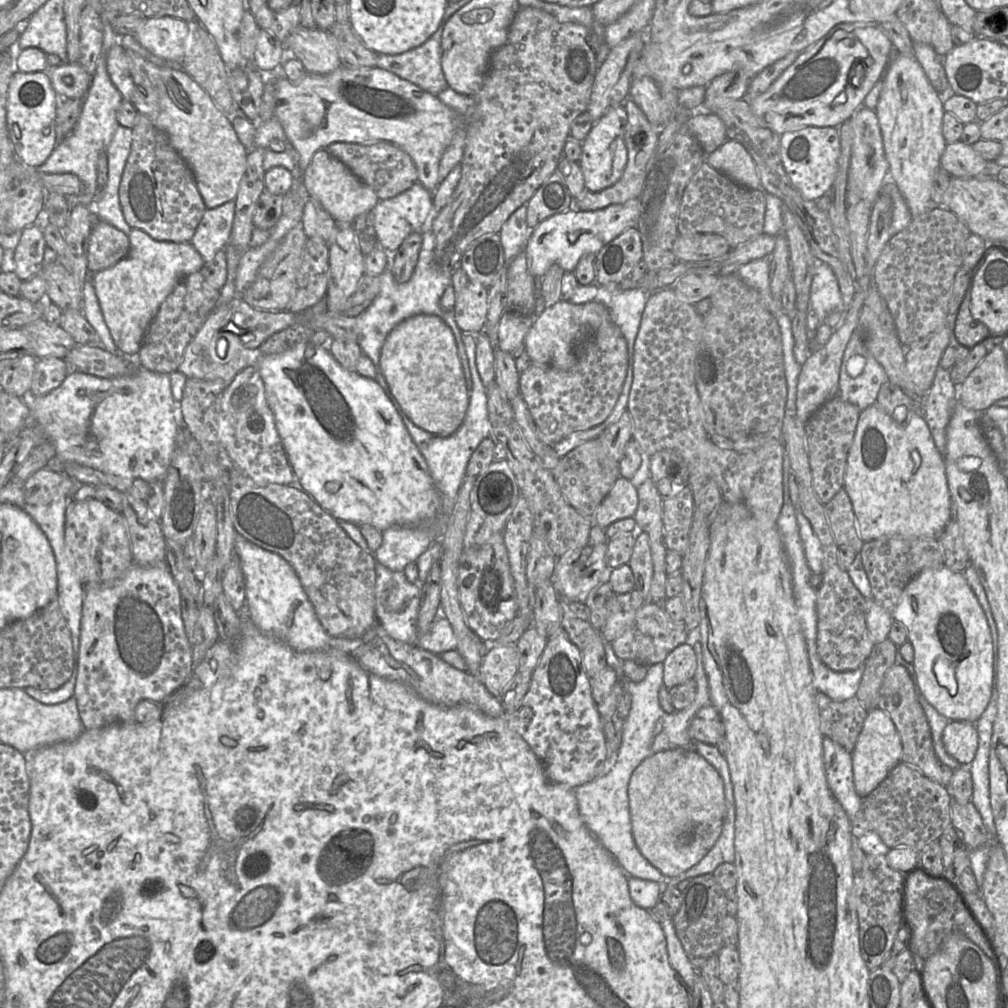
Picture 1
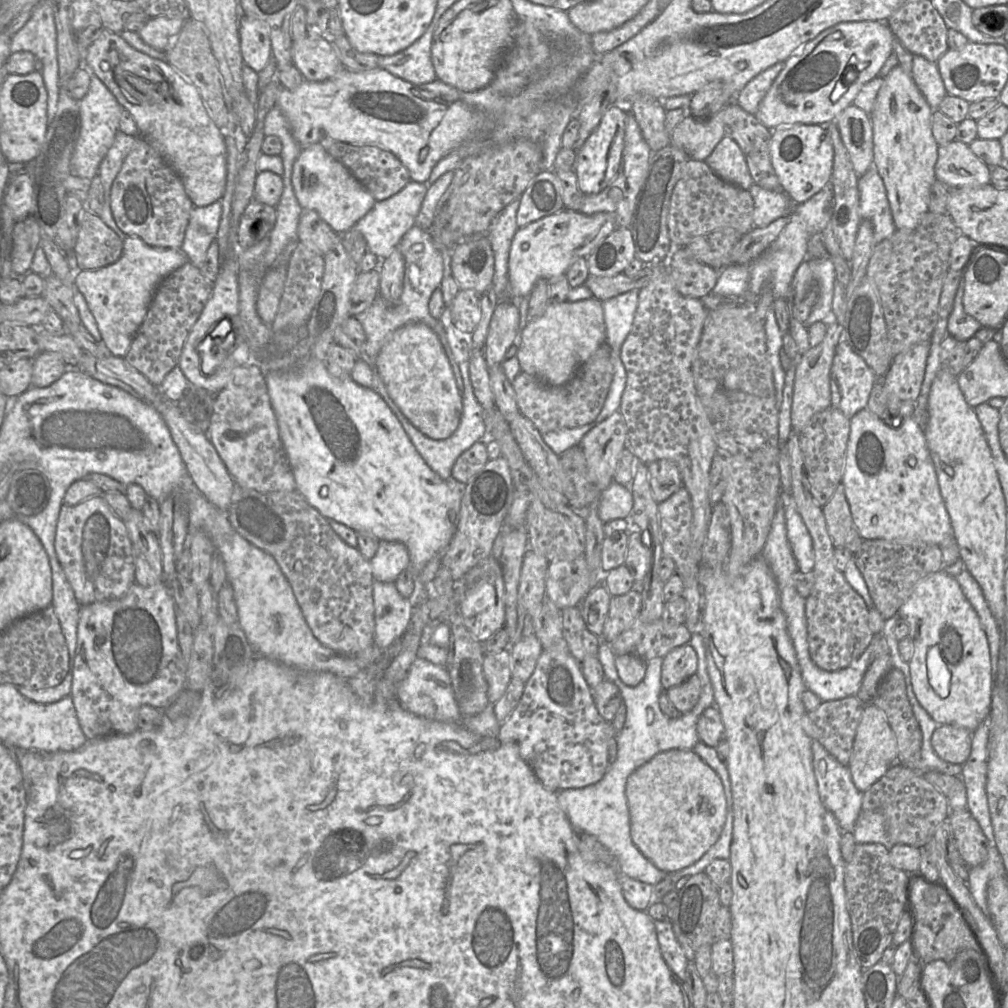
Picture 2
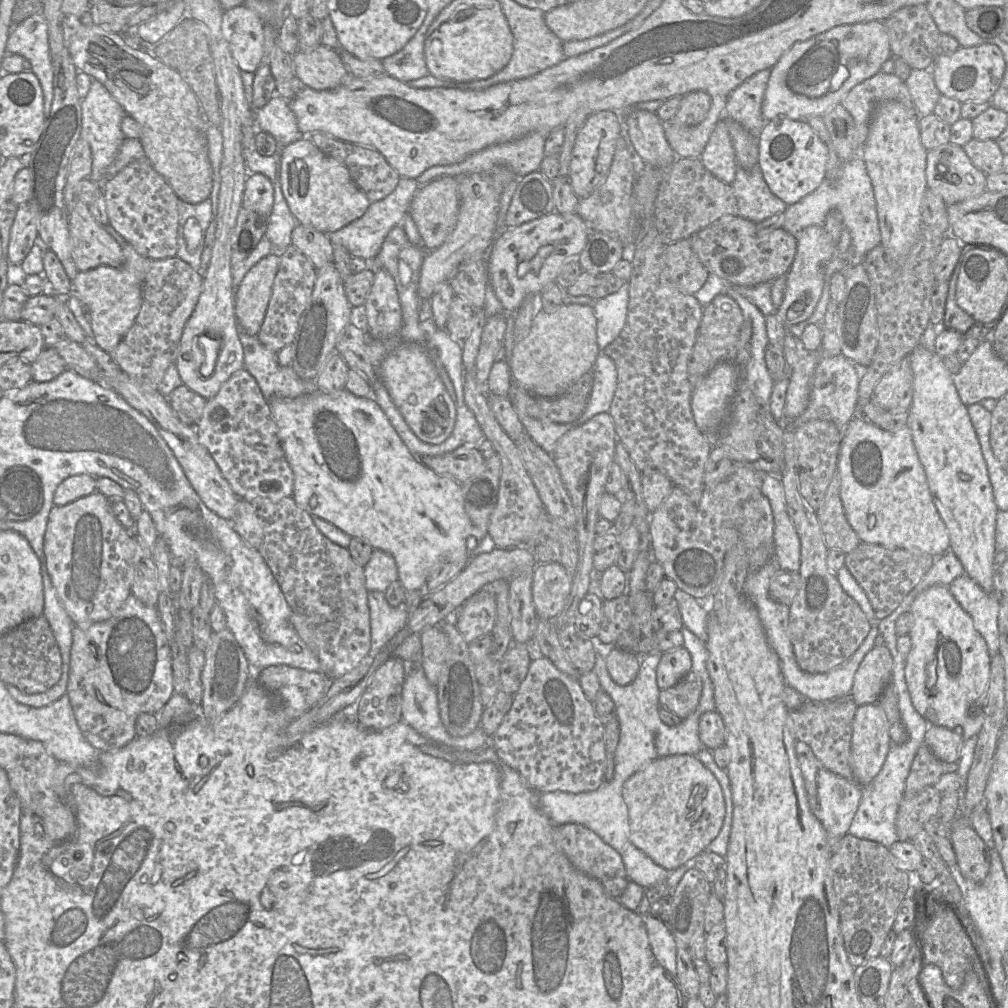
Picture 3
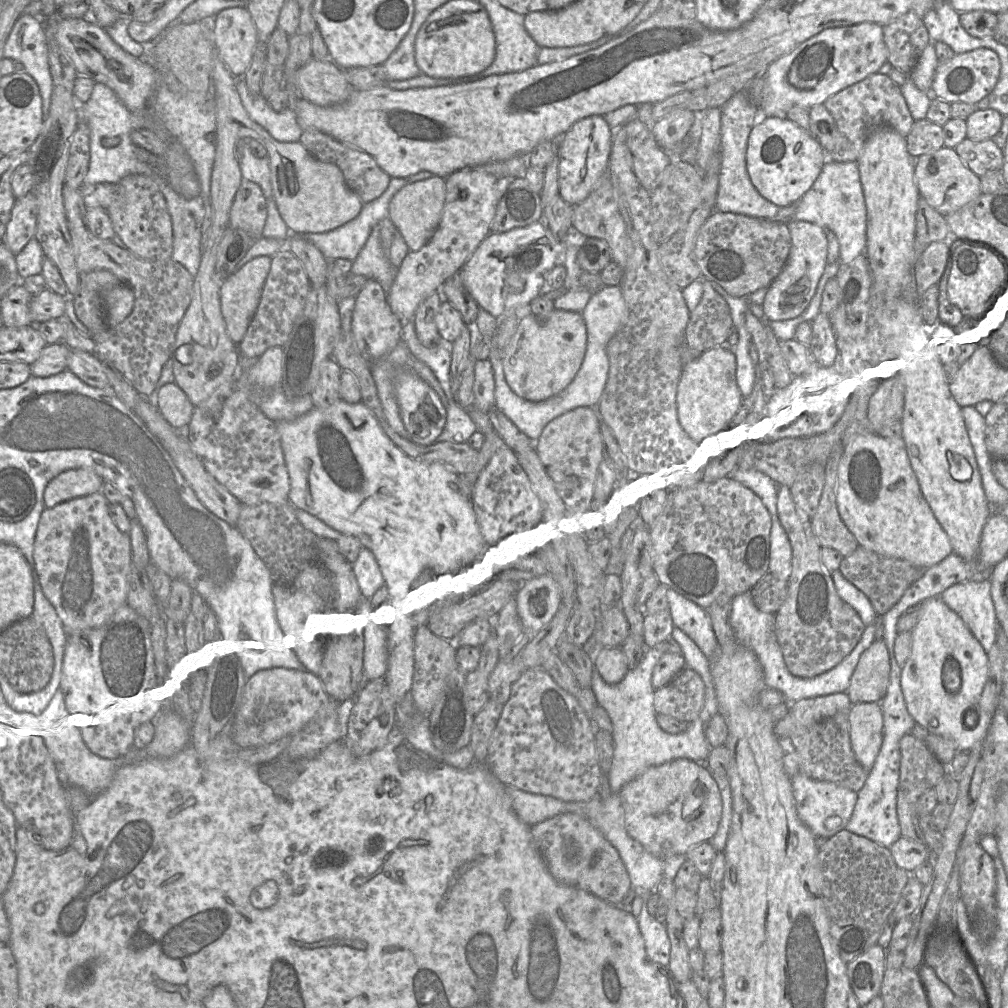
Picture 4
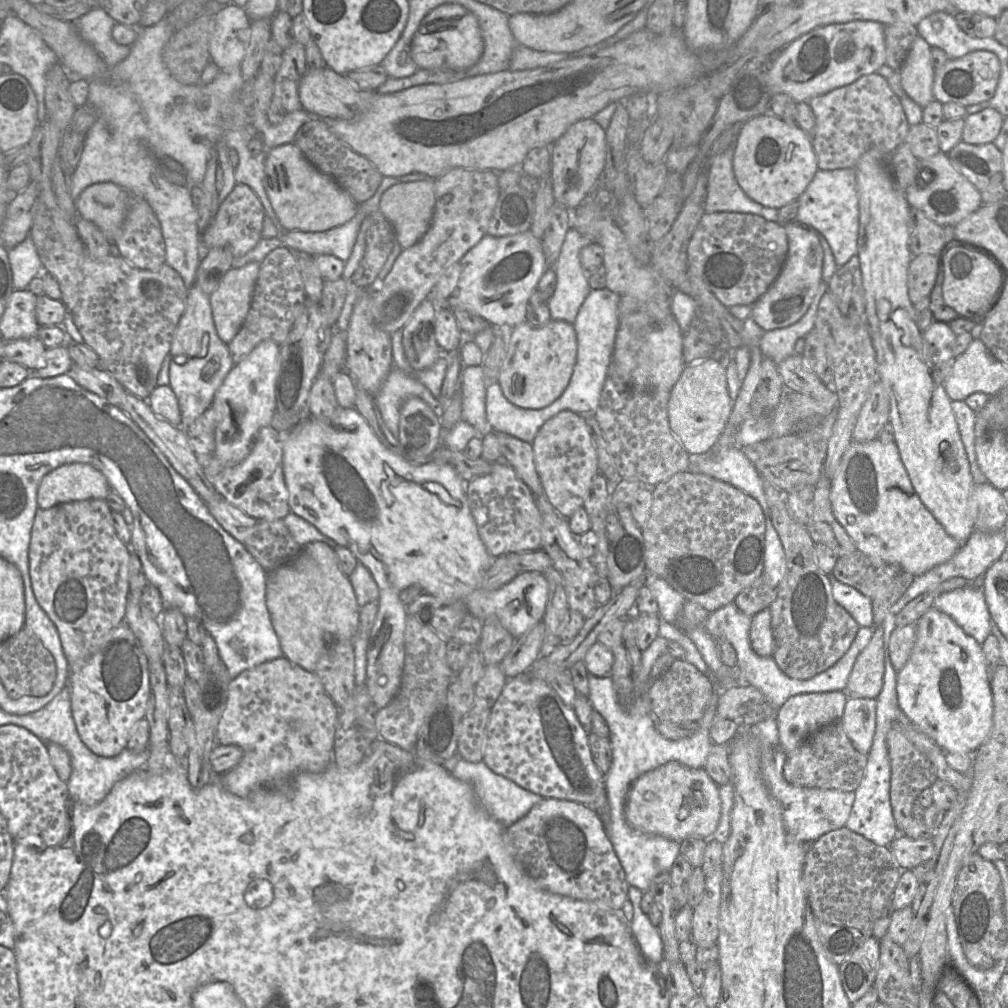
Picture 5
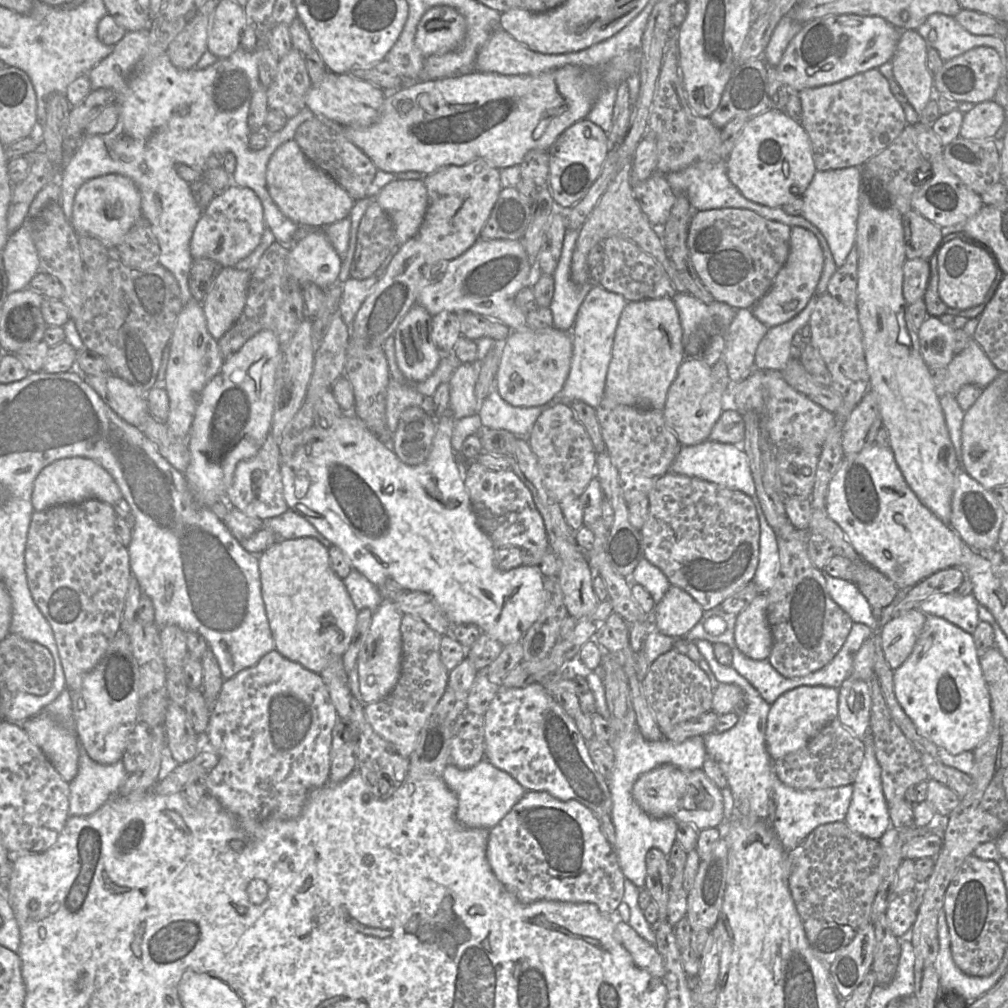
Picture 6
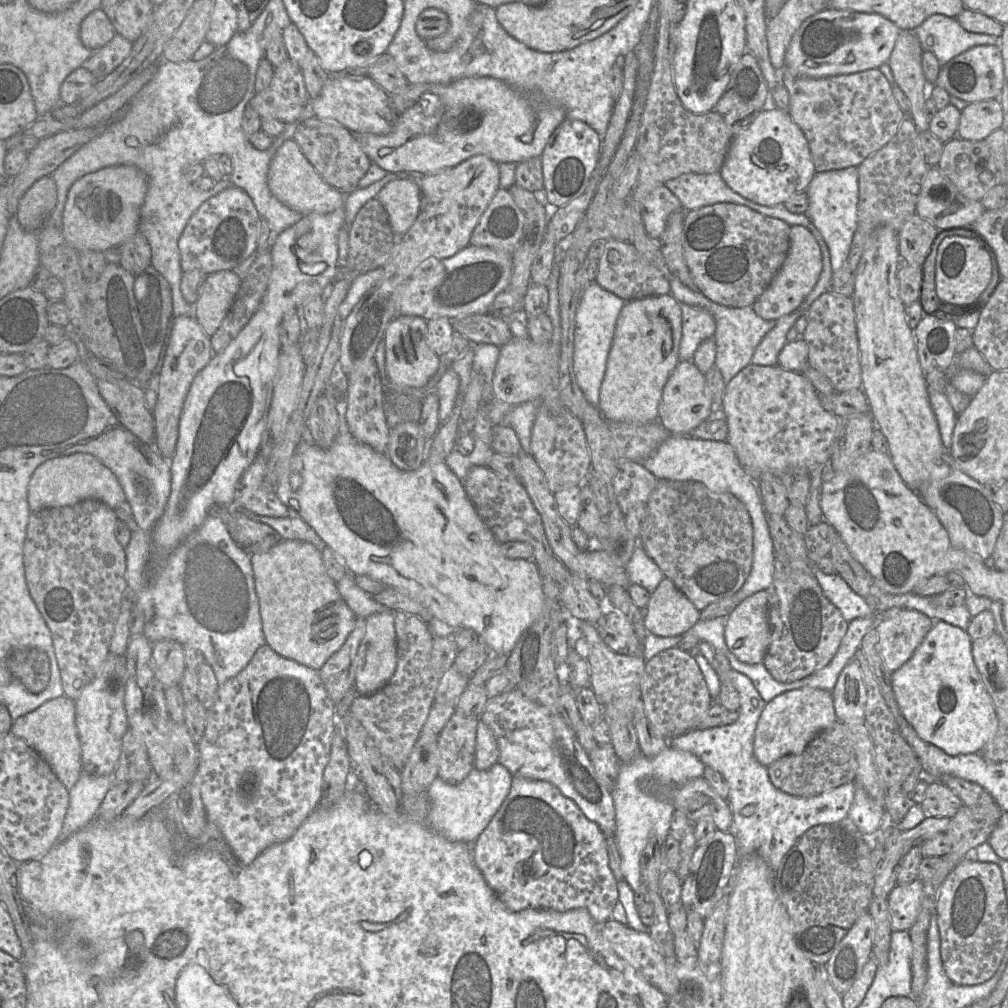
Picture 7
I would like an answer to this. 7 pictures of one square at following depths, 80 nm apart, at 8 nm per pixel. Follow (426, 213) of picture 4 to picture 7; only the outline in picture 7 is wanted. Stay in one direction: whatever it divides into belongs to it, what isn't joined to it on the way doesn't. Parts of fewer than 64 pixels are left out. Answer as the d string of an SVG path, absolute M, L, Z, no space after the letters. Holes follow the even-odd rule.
M396 179L388 182L376 197L386 210L393 232L403 236L414 224L421 206L419 182Z

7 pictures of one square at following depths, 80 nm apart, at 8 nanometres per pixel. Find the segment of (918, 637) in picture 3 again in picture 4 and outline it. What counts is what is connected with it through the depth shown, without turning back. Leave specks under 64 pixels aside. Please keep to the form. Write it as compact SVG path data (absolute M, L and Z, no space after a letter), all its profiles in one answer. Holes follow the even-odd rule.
M940 597L930 598L920 604L920 617L911 632L911 654L901 672L901 689L907 710L915 722L928 732L951 739L958 751L968 752L977 742L984 740L993 717L990 712L979 709L975 710L978 715L975 725L971 725L975 720L967 719L967 711L977 707L988 680L987 653L961 617Z

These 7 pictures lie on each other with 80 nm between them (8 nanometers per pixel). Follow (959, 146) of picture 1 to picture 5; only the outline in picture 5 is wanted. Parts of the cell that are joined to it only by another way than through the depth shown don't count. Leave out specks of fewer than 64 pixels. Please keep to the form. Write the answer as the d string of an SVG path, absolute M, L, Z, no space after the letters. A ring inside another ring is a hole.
M947 153L919 159L915 181L905 194L911 208L924 212L927 218L940 226L955 226L980 208L981 192L952 165Z

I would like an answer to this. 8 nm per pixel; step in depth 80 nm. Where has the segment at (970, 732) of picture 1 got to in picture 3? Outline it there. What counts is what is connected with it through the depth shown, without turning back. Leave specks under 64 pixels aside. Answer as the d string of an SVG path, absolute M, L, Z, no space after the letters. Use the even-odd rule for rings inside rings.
M931 725L925 734L925 744L934 755L946 763L958 762L965 739L959 731Z

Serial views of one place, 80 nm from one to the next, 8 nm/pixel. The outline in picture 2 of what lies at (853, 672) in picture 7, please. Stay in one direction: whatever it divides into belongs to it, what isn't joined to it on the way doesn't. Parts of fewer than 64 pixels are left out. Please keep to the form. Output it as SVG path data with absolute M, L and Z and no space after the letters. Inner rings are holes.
M865 704L861 721L857 728L849 768L855 787L864 793L882 778L897 762L897 739L885 713L874 704Z

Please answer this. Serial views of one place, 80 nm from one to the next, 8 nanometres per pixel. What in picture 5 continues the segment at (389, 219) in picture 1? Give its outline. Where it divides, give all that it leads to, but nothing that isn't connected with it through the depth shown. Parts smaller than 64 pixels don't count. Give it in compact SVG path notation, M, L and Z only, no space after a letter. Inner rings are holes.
M383 177L376 193L360 204L357 214L347 223L322 232L283 232L279 237L293 252L305 252L311 256L331 255L346 262L352 254L357 235L364 218L379 211L380 198L400 177Z

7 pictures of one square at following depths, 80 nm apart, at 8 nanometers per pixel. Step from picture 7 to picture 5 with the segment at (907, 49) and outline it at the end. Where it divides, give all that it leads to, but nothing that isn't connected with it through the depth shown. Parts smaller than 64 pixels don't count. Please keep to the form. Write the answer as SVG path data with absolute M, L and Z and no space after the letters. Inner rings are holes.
M922 36L916 37L899 70L903 90L922 108L934 99L935 69L931 59L931 48Z

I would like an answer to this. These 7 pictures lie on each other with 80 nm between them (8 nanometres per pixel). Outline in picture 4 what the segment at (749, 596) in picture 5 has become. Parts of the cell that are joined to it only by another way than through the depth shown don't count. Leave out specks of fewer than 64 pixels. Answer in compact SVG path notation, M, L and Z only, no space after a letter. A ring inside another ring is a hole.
M767 571L749 591L759 610L775 614L787 598L788 582Z

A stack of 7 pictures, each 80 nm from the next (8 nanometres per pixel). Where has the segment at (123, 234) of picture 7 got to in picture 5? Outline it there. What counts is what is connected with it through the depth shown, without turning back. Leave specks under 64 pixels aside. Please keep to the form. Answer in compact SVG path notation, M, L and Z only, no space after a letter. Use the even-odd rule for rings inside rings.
M111 182L85 188L75 200L77 215L94 223L112 242L117 237L130 203L130 193Z

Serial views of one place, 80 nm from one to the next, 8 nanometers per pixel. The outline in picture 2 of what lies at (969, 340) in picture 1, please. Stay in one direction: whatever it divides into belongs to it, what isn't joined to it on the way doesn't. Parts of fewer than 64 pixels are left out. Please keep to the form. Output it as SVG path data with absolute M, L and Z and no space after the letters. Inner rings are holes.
M963 276L956 294L953 310L947 322L949 335L960 342L967 342L983 327L980 322L965 312L963 305L964 286L965 281Z

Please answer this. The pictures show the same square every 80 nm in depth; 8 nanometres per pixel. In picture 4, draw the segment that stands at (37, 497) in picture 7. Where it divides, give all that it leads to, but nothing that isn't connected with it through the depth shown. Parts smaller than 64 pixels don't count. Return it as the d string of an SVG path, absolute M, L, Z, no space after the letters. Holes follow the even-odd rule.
M85 468L70 469L54 477L44 491L44 504L52 508L71 499L100 492L103 480Z

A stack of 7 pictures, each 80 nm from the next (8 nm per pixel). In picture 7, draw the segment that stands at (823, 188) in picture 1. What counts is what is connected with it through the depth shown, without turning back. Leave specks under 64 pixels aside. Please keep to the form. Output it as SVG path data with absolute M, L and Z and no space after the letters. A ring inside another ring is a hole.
M767 106L759 111L747 128L732 138L719 173L725 183L742 197L763 206L774 206L784 205L794 195L807 191L816 170L803 131L787 111Z

